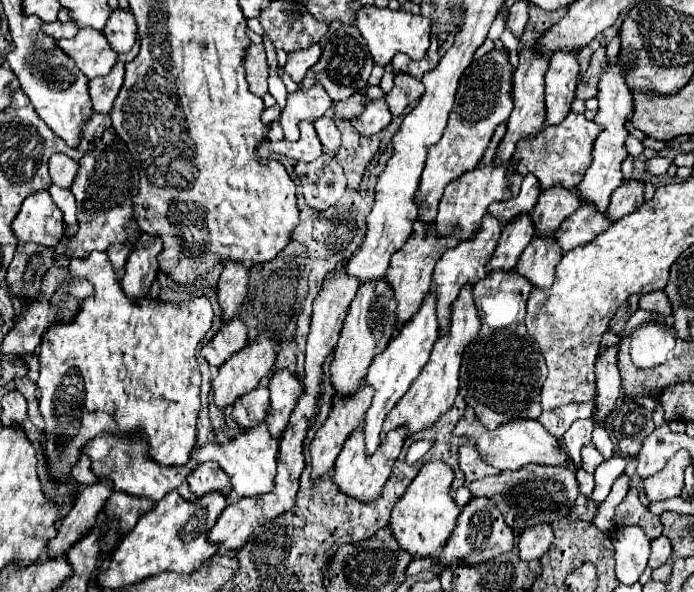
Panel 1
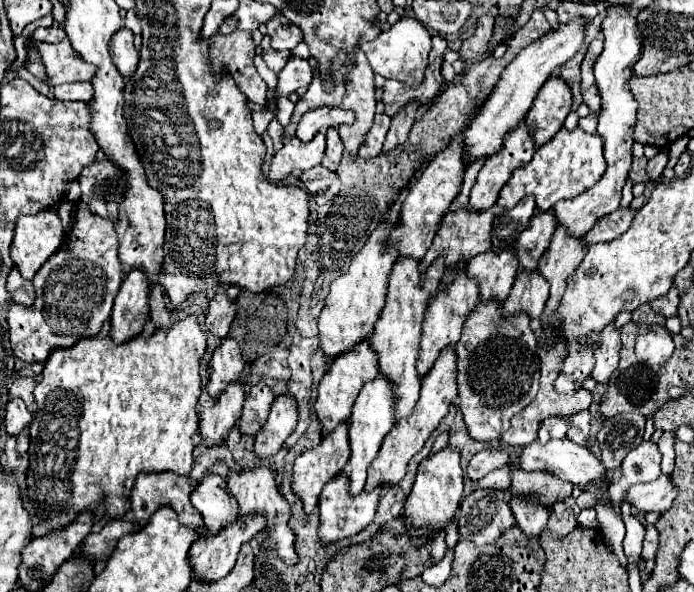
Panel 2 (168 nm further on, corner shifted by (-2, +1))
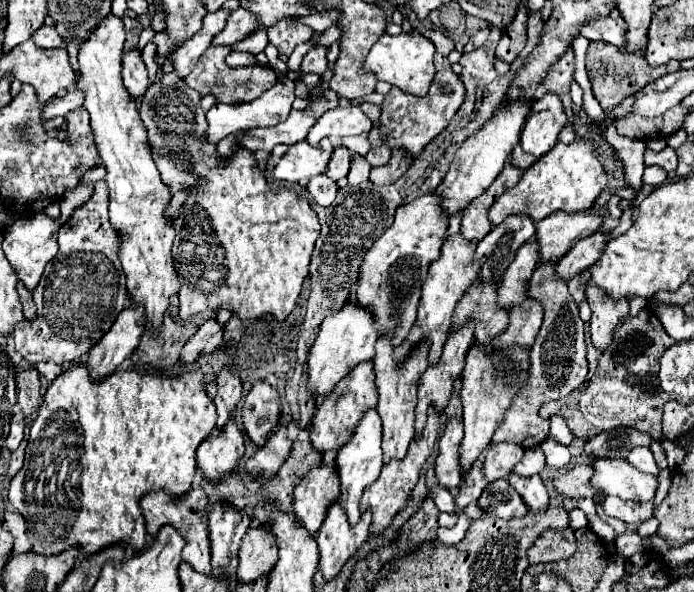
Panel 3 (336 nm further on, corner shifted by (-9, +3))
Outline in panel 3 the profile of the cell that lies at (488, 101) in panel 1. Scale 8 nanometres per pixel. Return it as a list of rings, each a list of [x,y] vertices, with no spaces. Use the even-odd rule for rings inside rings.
[[[430,192],[428,196],[420,196],[412,204],[398,208],[394,224],[366,252],[364,262],[360,266],[360,280],[358,280],[358,286],[356,286],[356,296],[358,296],[358,300],[362,300],[362,304],[368,302],[370,308],[372,306],[376,308],[374,312],[378,312],[378,334],[386,332],[386,328],[396,328],[396,336],[392,340],[396,346],[402,344],[402,340],[406,340],[412,324],[416,322],[416,306],[418,306],[418,300],[420,300],[422,282],[426,280],[426,270],[428,270],[430,262],[438,260],[440,248],[442,248],[444,238],[446,238],[448,214],[442,210],[442,202],[444,200],[438,192]]]

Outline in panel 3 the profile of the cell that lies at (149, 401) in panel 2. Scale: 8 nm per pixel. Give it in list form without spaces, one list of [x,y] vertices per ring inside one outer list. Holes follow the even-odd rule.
[[[78,364],[76,368],[66,370],[60,376],[56,376],[52,380],[52,384],[48,386],[48,392],[46,392],[44,402],[40,406],[38,418],[30,426],[30,440],[28,440],[28,448],[26,448],[24,466],[14,476],[14,480],[10,484],[10,490],[8,490],[10,504],[26,520],[26,526],[28,526],[26,534],[32,540],[32,552],[50,556],[50,554],[64,552],[66,548],[78,544],[84,554],[92,554],[92,552],[98,552],[102,546],[110,546],[110,544],[116,544],[120,540],[130,544],[136,550],[142,550],[144,544],[146,544],[146,526],[144,526],[144,516],[142,516],[140,504],[138,504],[140,496],[144,496],[146,492],[158,490],[158,488],[162,488],[170,496],[180,496],[180,494],[188,492],[190,486],[192,486],[192,480],[194,480],[194,472],[196,472],[196,448],[212,432],[214,426],[216,426],[216,408],[214,408],[212,398],[206,392],[204,374],[202,374],[200,368],[194,370],[194,372],[182,370],[180,374],[176,374],[172,368],[166,368],[166,370],[158,372],[150,366],[146,366],[142,370],[116,370],[114,374],[106,376],[106,378],[92,380],[86,364]]]

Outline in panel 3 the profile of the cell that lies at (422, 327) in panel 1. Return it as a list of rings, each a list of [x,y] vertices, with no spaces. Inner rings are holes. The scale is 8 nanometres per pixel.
[[[368,408],[364,412],[364,416],[358,422],[352,438],[338,450],[336,466],[338,466],[338,474],[340,474],[342,508],[346,510],[350,524],[356,524],[360,518],[362,490],[380,476],[382,466],[384,466],[384,462],[382,462],[382,418],[380,418],[376,408]]]

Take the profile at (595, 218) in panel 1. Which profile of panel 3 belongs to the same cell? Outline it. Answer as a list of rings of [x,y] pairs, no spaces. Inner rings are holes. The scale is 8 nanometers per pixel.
[[[558,262],[538,264],[534,276],[530,278],[528,296],[542,302],[544,322],[530,350],[530,384],[526,384],[526,388],[522,388],[522,392],[518,392],[518,396],[514,398],[514,404],[510,406],[510,412],[506,412],[502,428],[498,428],[498,432],[494,434],[494,442],[514,442],[522,448],[542,444],[550,434],[550,424],[548,420],[538,416],[538,408],[544,402],[568,396],[586,382],[588,360],[584,342],[584,322],[578,316],[578,304],[570,296],[566,280],[556,276],[556,264]]]

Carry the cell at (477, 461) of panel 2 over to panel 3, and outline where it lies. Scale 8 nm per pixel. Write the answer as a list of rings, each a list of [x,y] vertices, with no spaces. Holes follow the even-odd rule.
[[[492,444],[486,452],[482,474],[486,476],[488,482],[494,482],[498,478],[508,478],[514,464],[518,464],[522,456],[524,452],[522,446],[518,444]]]

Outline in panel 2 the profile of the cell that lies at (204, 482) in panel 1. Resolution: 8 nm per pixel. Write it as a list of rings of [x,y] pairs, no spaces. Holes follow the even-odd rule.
[[[211,472],[191,492],[191,506],[195,506],[195,510],[203,516],[205,530],[209,534],[217,534],[239,516],[239,506],[227,492],[227,482]]]

